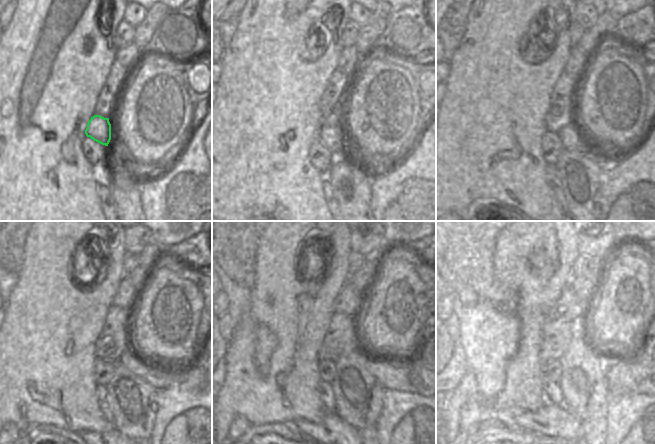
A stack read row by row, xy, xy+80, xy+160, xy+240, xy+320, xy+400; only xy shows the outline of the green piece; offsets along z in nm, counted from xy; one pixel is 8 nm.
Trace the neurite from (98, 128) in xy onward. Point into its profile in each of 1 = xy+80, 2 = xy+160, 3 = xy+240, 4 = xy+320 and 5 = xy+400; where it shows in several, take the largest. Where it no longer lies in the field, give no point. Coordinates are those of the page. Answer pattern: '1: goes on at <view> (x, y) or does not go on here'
1: goes on at xy+80 (334, 138)
2: goes on at xy+160 (572, 139)
3: goes on at xy+240 (159, 376)
4: goes on at xy+320 (415, 377)
5: goes on at xy+400 (636, 378)

